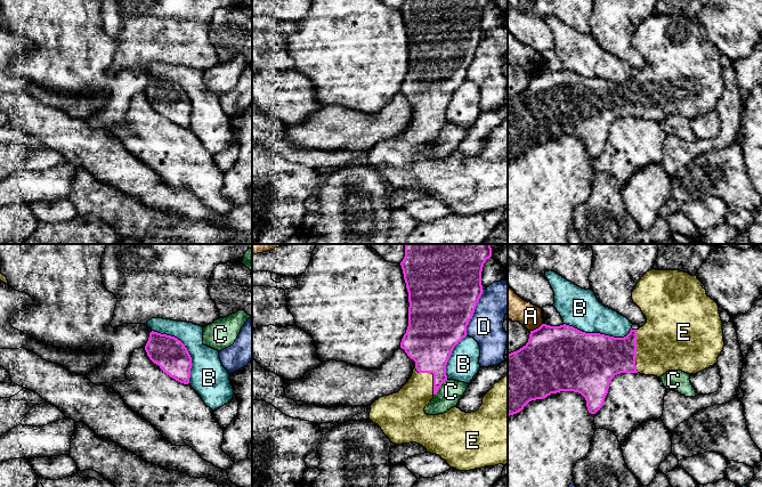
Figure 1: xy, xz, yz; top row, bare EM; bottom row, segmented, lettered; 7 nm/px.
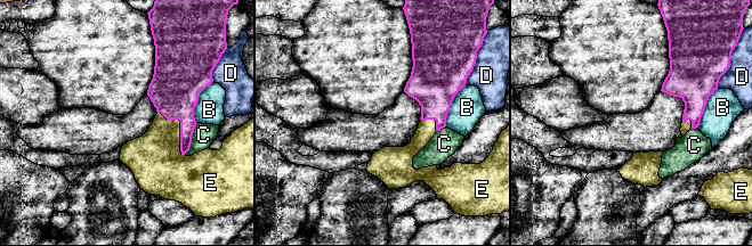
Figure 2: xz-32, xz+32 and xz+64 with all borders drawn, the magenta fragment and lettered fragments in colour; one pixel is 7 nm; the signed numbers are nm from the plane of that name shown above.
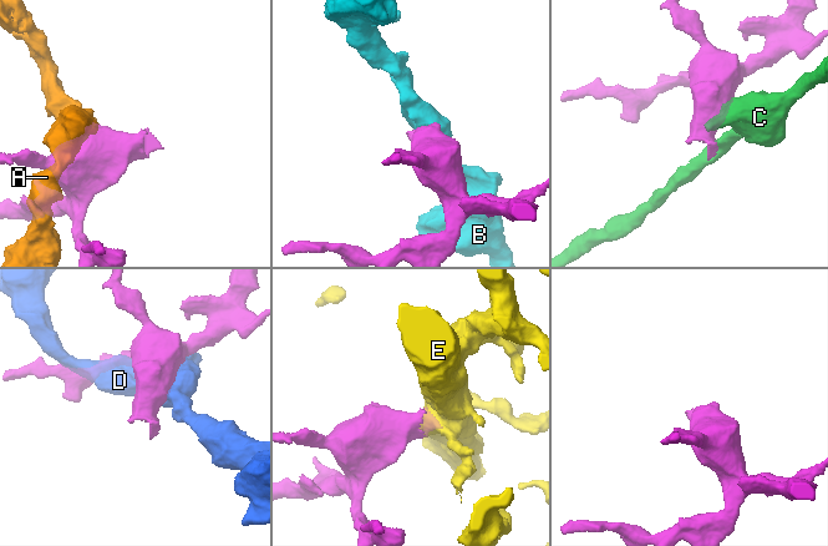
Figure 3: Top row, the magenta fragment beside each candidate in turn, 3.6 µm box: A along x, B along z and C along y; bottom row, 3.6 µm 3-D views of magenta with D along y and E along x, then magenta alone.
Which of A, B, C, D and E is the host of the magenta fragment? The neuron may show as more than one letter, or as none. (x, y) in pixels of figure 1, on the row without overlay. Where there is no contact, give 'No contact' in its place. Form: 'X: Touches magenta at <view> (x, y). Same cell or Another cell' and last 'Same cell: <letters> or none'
A: Touches magenta at yz (536, 73). Another cell
B: Touches magenta at xy (186, 92). Another cell
C: Touches magenta at xz (440, 130). Another cell
D: Touches magenta at xz (473, 56). Another cell
E: Touches magenta at yz (635, 96). Same cell
Same cell: E

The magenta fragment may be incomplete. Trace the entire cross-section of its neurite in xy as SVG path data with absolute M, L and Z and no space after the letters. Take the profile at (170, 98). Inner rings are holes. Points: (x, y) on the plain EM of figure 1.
M152 75L145 95L163 117L180 128L189 128L192 102L180 84Z

